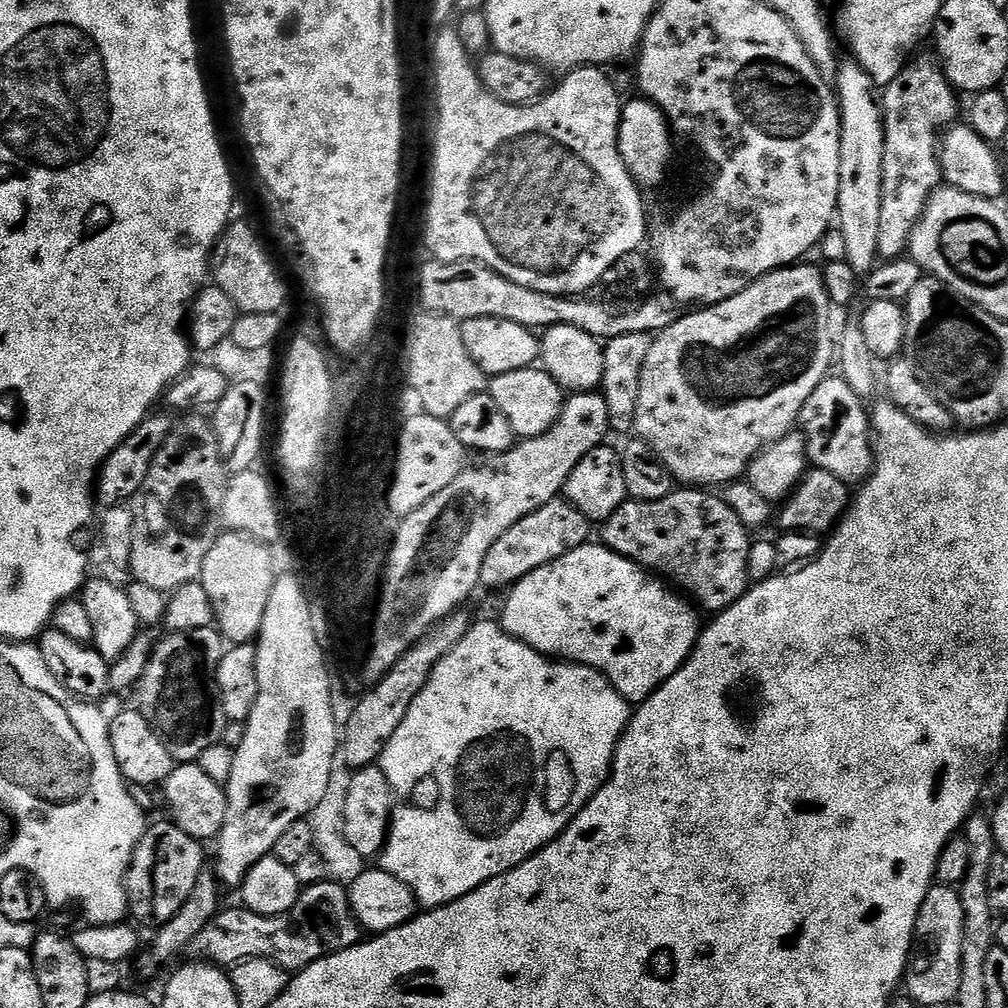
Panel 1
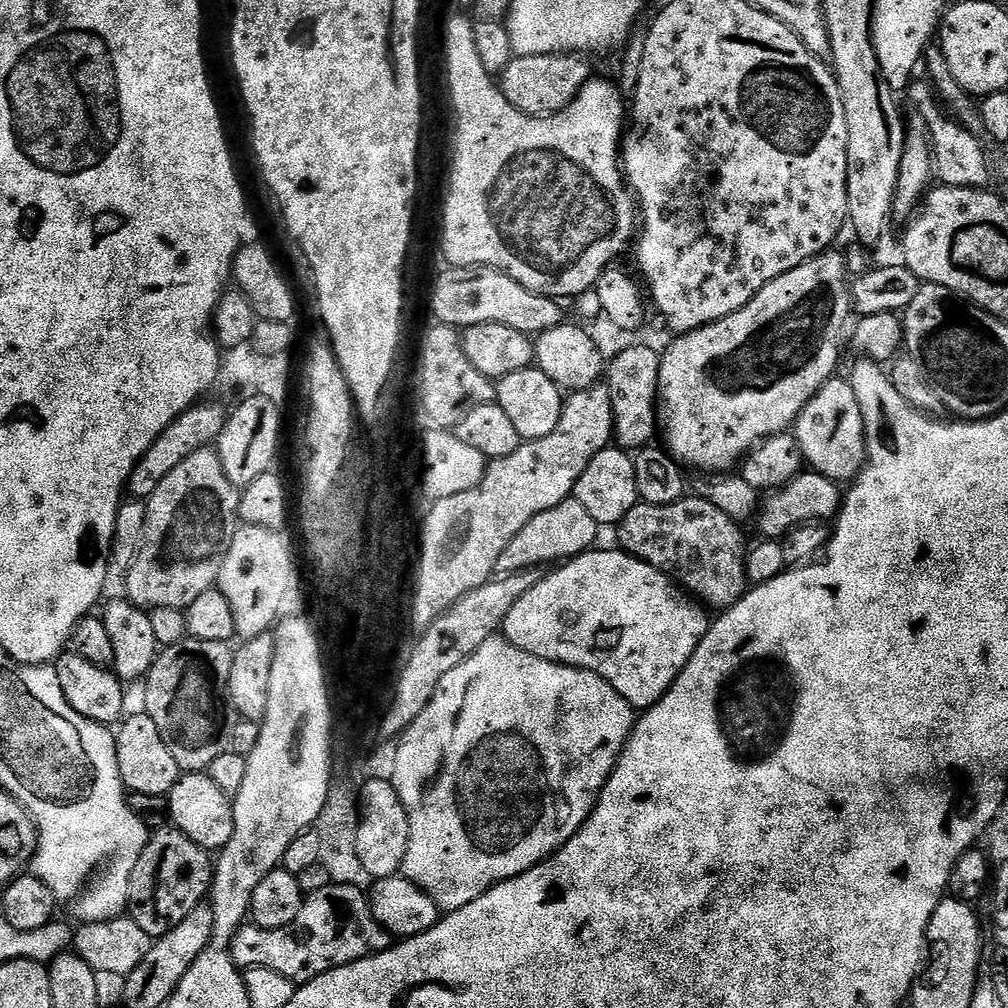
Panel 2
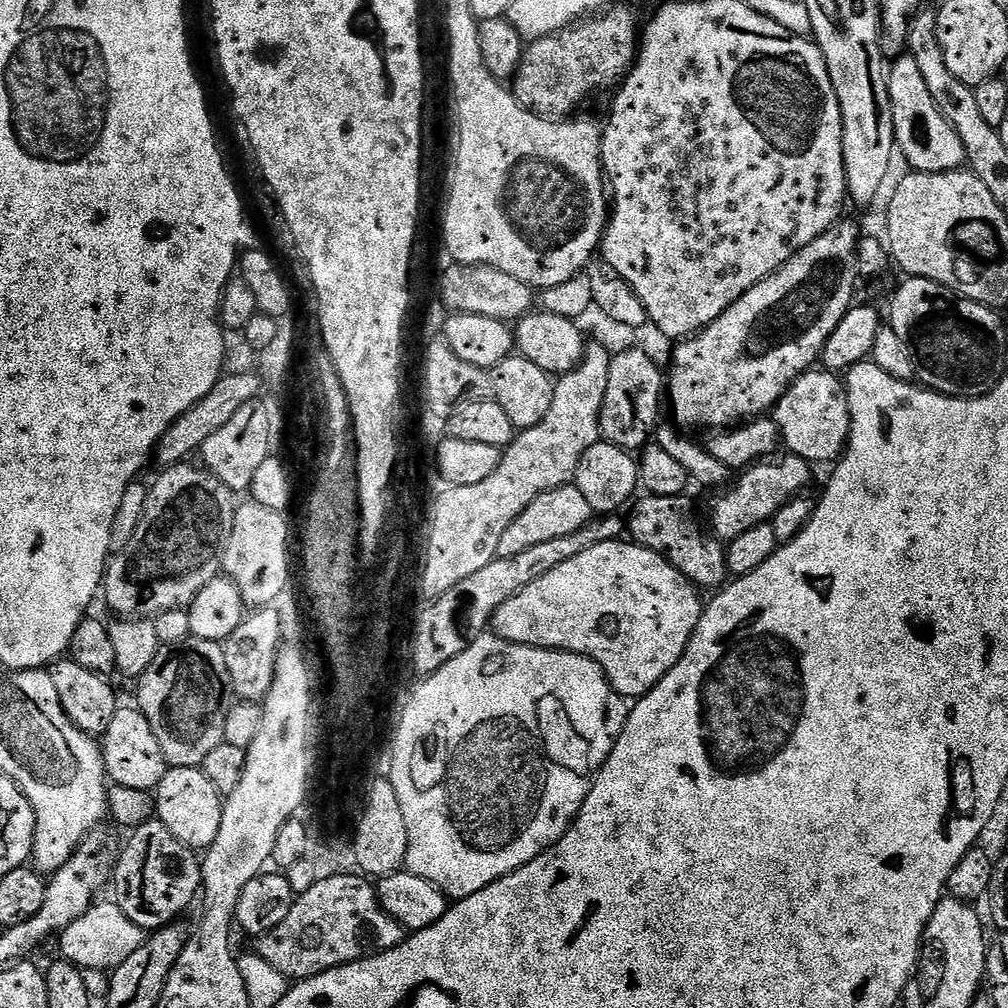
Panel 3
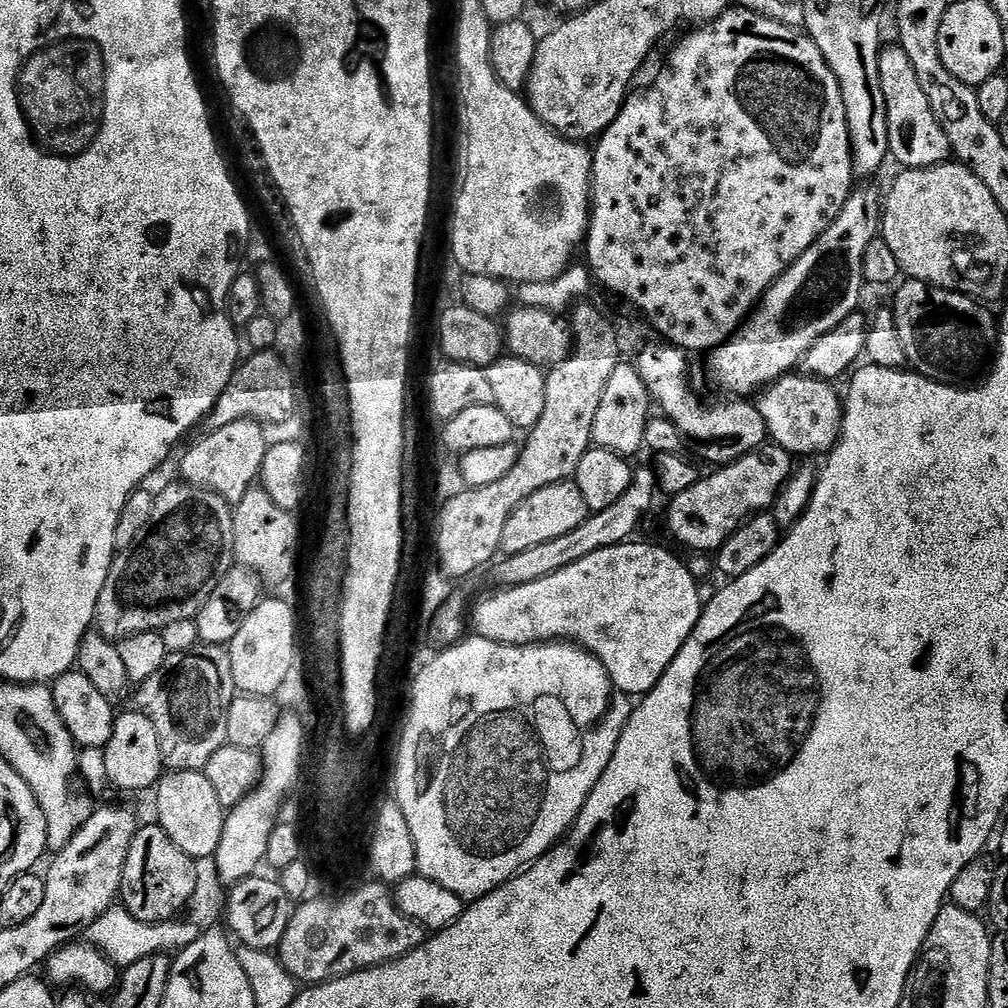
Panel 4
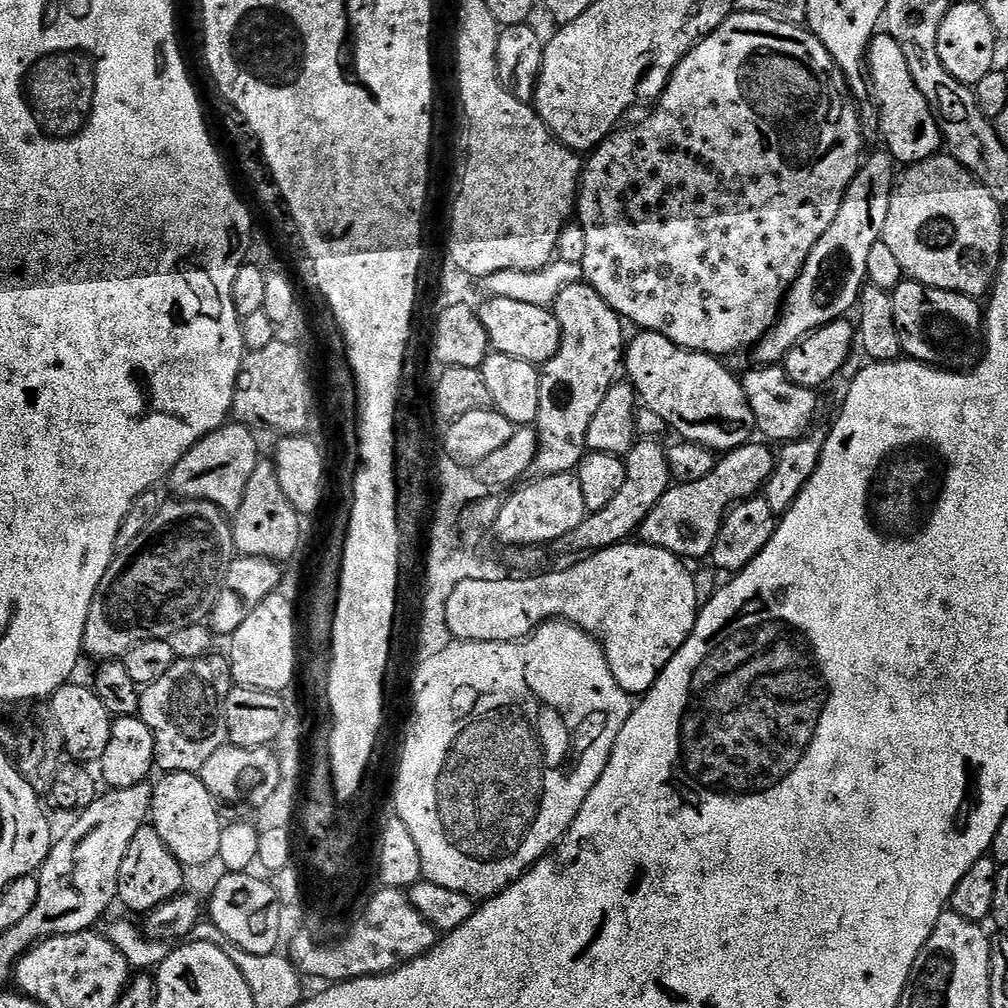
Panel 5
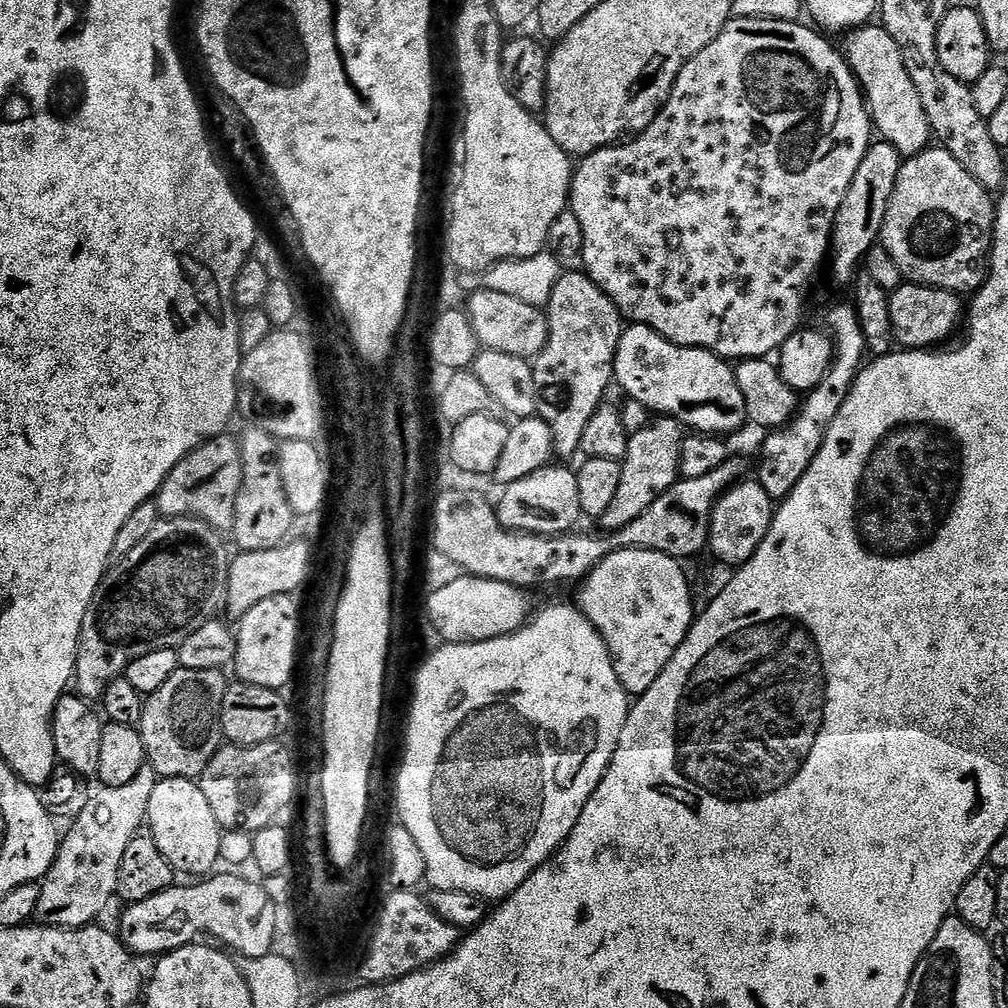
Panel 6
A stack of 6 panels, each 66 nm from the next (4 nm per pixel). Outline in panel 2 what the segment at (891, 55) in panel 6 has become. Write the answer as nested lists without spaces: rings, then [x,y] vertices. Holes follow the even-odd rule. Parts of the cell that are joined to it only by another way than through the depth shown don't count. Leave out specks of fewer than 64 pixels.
[[[913,83],[907,89],[906,96],[912,99],[912,104],[920,111],[921,118],[928,123],[929,133],[927,132],[927,135],[930,137],[932,171],[935,179],[940,179],[937,181],[941,185],[950,188],[983,189],[987,185],[984,183],[988,180],[988,160],[984,157],[983,146],[980,145],[979,139],[981,137],[975,132],[968,131],[963,124],[957,122],[955,119],[945,115],[941,105],[934,99],[933,89],[927,83],[925,83],[926,85],[915,84]],[[932,96],[934,101],[932,101]],[[939,107],[942,113],[940,113]]]

